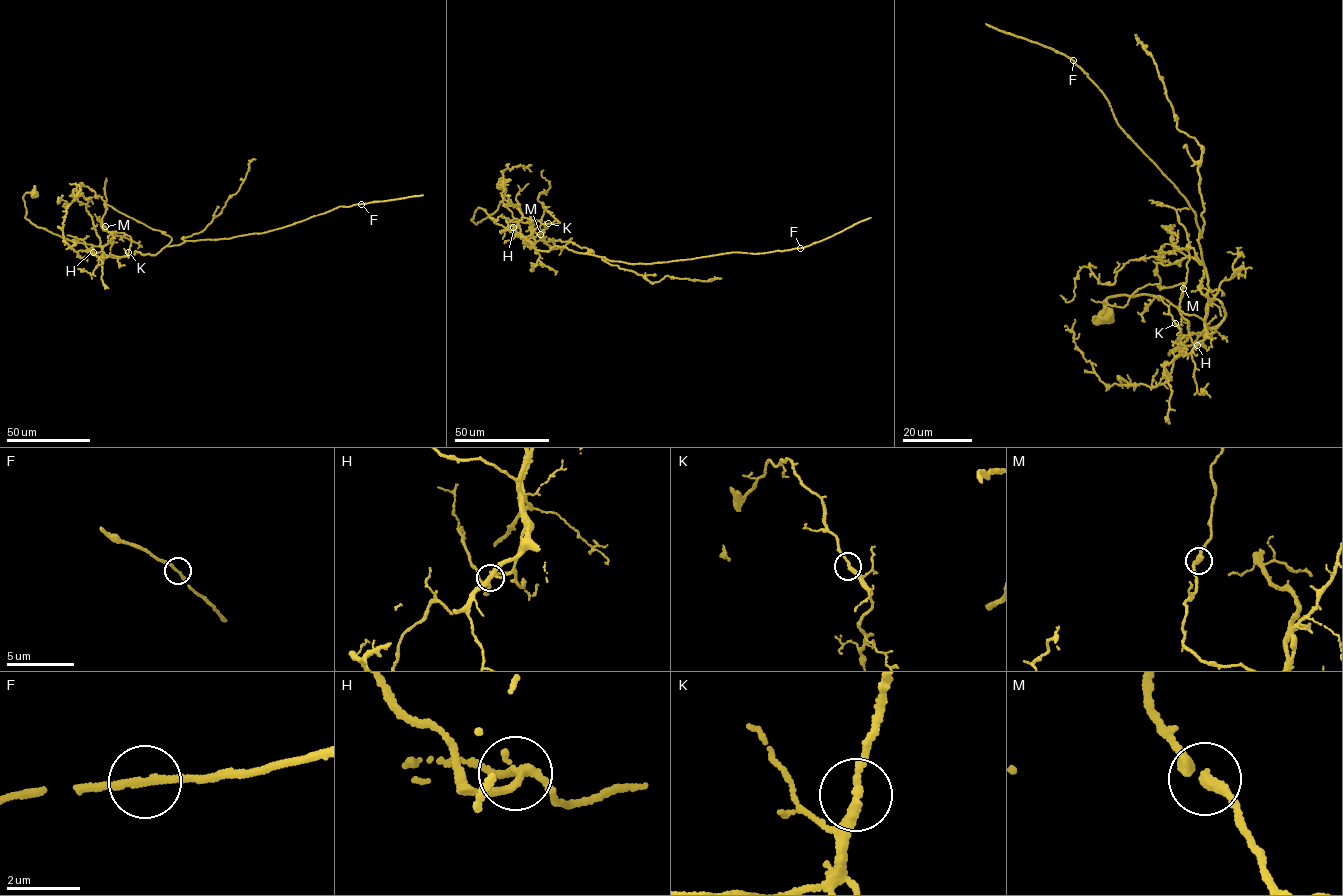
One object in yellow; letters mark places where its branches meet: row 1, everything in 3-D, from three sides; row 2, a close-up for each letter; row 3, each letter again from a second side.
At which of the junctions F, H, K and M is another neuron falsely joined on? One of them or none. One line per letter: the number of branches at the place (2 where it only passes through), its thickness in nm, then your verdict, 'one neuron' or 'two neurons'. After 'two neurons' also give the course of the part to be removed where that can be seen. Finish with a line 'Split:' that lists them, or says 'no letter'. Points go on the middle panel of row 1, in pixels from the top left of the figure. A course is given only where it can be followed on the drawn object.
F: branches 2; calibre 190 nm; one neuron
H: branches 3; calibre 190 nm; one neuron
K: branches 2; calibre 240 nm; one neuron
M: branches 2; calibre 280 nm; one neuron
Split: no letter

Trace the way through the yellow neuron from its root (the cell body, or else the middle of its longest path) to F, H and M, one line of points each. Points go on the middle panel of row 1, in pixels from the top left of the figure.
F: (499, 185), (506, 190), (494, 213), (471, 220), (480, 207), (537, 250), (565, 246), (635, 264), (800, 248)
H: (499, 185), (506, 190), (494, 213), (475, 224), (471, 220), (478, 207), (495, 222), (522, 236), (513, 227)
M: (499, 185), (506, 190), (494, 213), (471, 220), (480, 207), (516, 236), (537, 228), (540, 234)

